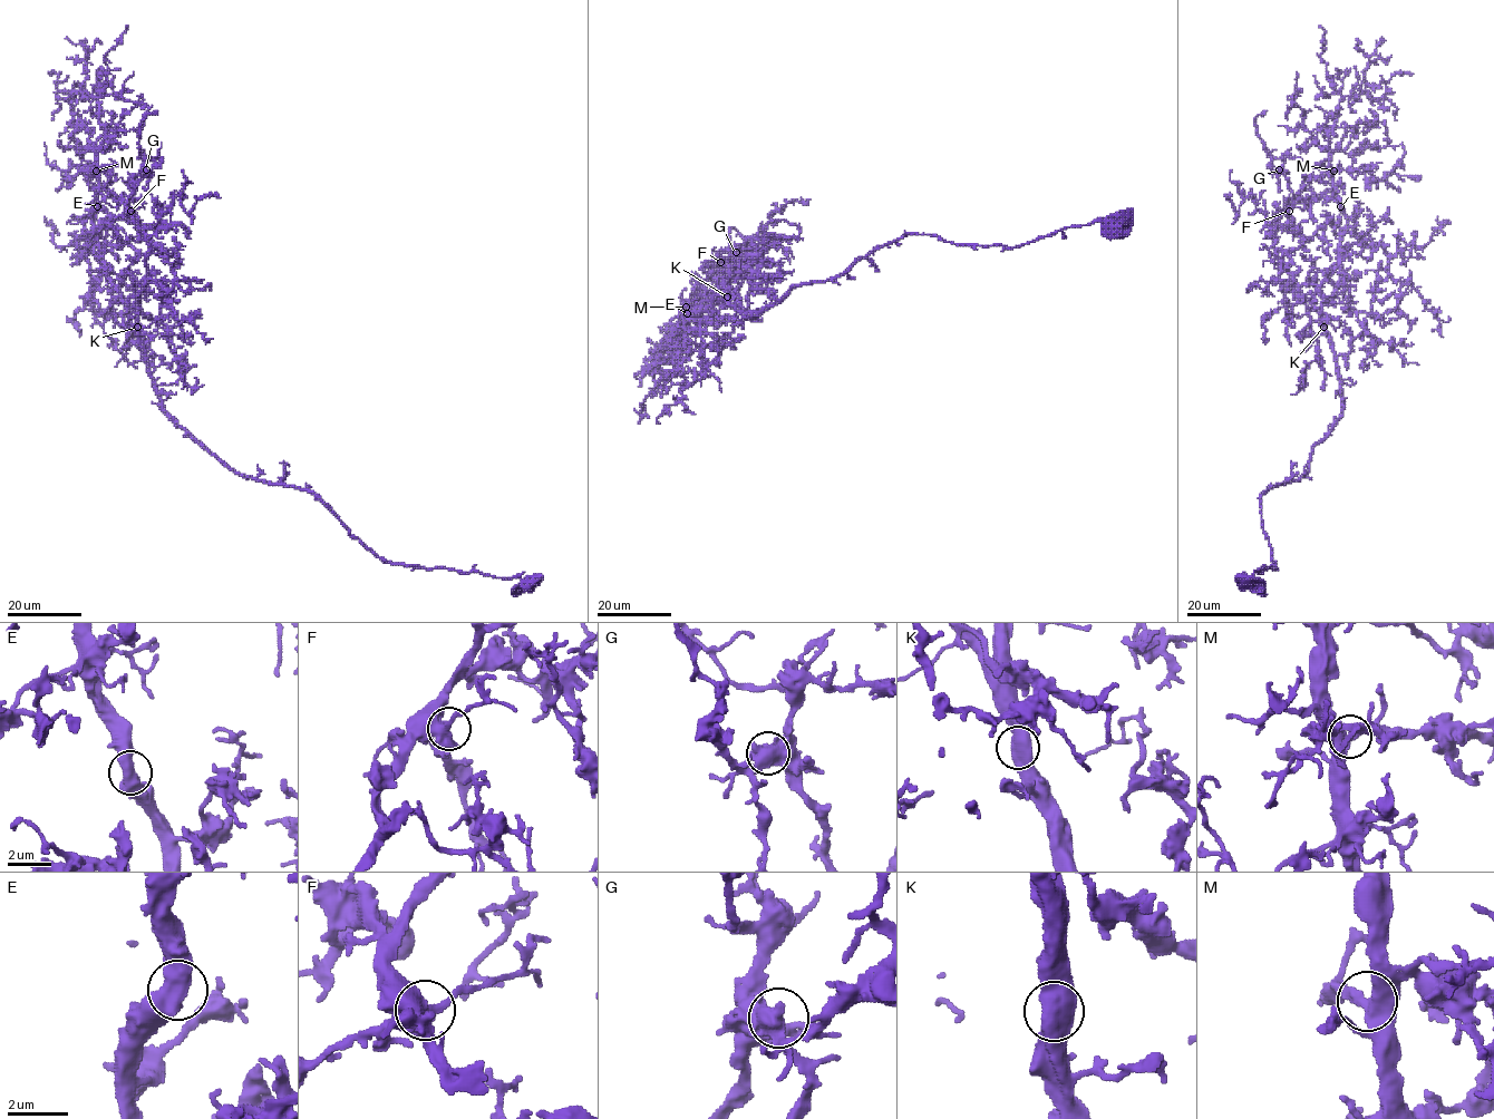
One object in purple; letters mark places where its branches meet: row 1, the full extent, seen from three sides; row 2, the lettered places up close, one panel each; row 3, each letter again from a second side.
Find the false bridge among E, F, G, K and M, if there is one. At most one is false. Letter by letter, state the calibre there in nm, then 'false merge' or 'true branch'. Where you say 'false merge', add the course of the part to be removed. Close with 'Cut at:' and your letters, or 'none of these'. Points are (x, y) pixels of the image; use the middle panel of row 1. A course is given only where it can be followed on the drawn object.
E: 600 nm | true branch
F: 480 nm | true branch
G: 600 nm | true branch
K: 700 nm | true branch
M: 440 nm | true branch
Cut at: none of these

